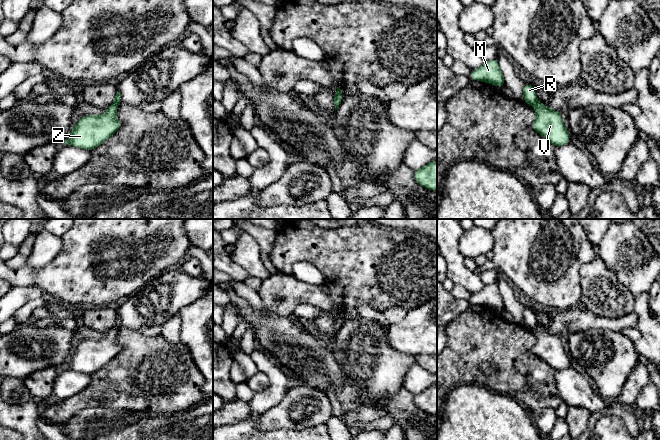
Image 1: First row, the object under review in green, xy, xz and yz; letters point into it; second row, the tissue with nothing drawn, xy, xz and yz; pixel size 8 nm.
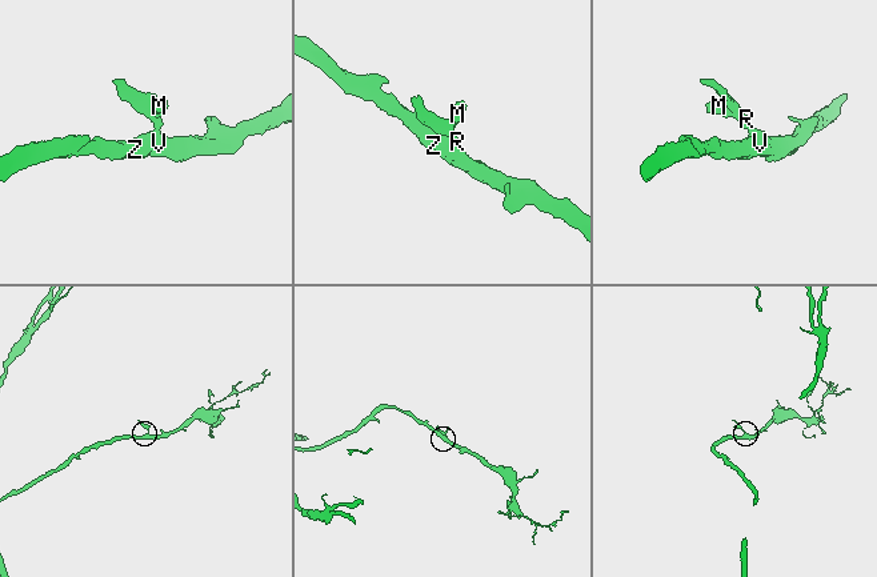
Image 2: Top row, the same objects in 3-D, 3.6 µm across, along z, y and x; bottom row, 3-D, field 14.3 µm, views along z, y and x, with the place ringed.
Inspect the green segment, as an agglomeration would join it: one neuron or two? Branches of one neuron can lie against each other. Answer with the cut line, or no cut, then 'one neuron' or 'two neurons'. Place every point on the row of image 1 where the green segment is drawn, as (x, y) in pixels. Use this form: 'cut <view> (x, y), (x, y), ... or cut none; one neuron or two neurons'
cut xy (113, 102), (118, 105); two neurons

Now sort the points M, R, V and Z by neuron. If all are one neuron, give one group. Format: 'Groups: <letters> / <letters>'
Groups: M R / V Z

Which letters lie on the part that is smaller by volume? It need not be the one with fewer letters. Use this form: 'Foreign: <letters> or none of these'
Foreign: M, R

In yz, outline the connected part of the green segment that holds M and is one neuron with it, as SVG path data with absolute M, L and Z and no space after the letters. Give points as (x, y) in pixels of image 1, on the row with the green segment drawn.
M496 58L485 61L481 67L471 71L469 78L470 80L493 84L498 88L502 88L505 84L504 76Z

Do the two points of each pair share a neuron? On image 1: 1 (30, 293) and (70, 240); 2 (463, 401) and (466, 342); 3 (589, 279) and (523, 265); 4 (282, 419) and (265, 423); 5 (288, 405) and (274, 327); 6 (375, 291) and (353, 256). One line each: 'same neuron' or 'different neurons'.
1: different neurons
2: different neurons
3: different neurons
4: same neuron
5: different neurons
6: same neuron

